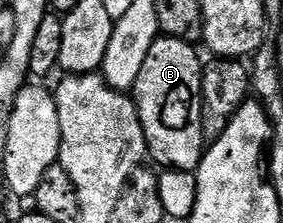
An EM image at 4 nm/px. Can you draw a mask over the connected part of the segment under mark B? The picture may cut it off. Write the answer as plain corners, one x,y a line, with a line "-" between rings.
162,35
151,46
131,91
143,126
148,155
151,160
153,156
154,165
162,164
160,167
165,170
196,173
207,147
201,125
203,60
197,57
193,48
196,47
188,40

